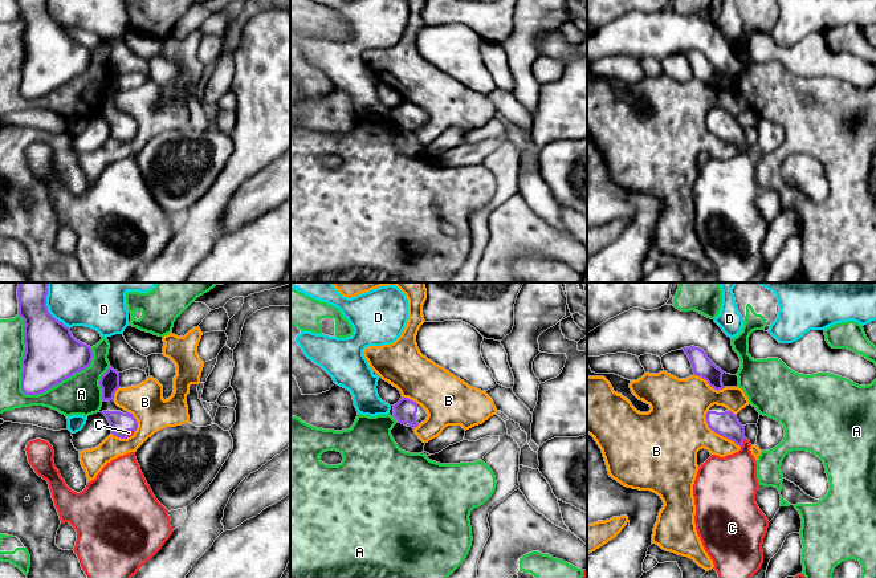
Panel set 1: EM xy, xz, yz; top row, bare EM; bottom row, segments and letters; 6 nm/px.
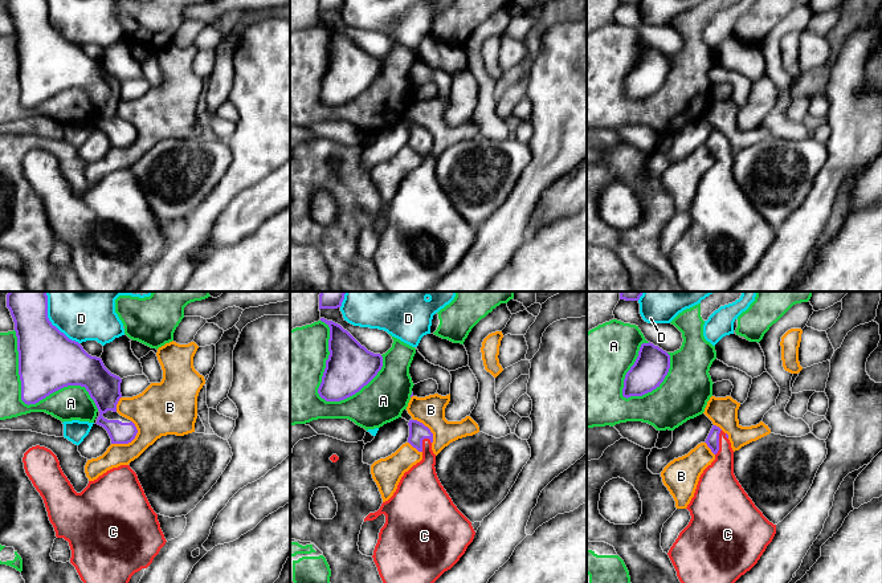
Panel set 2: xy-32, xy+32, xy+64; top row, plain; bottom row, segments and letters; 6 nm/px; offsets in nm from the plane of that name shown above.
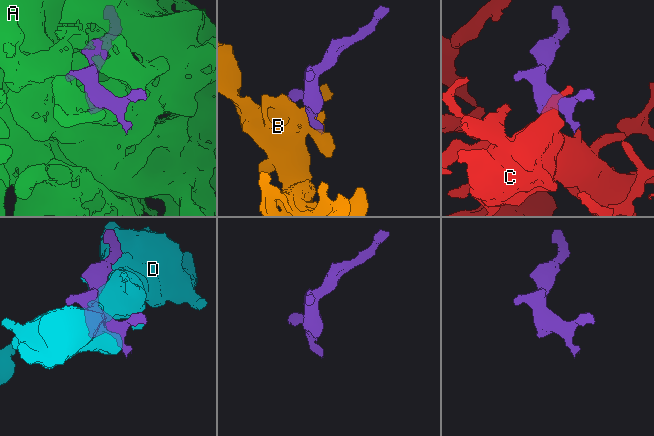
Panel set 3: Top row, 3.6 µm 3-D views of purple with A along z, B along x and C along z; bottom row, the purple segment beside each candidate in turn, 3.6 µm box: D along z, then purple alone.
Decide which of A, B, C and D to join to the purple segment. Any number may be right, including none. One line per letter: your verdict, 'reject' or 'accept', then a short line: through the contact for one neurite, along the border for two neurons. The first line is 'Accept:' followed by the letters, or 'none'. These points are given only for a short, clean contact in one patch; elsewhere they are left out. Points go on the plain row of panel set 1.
Accept: C
A: reject
B: reject
C: accept | yz (726, 127), (742, 145), (744, 163), (732, 184)
D: reject

